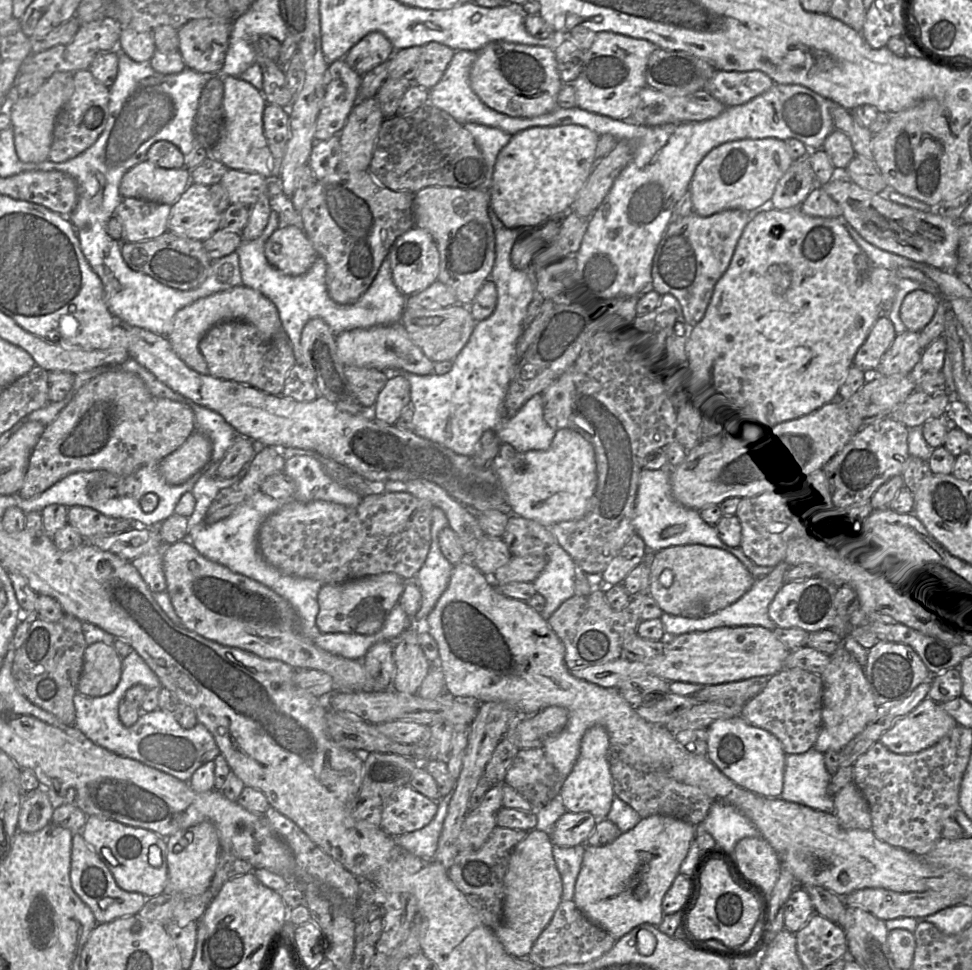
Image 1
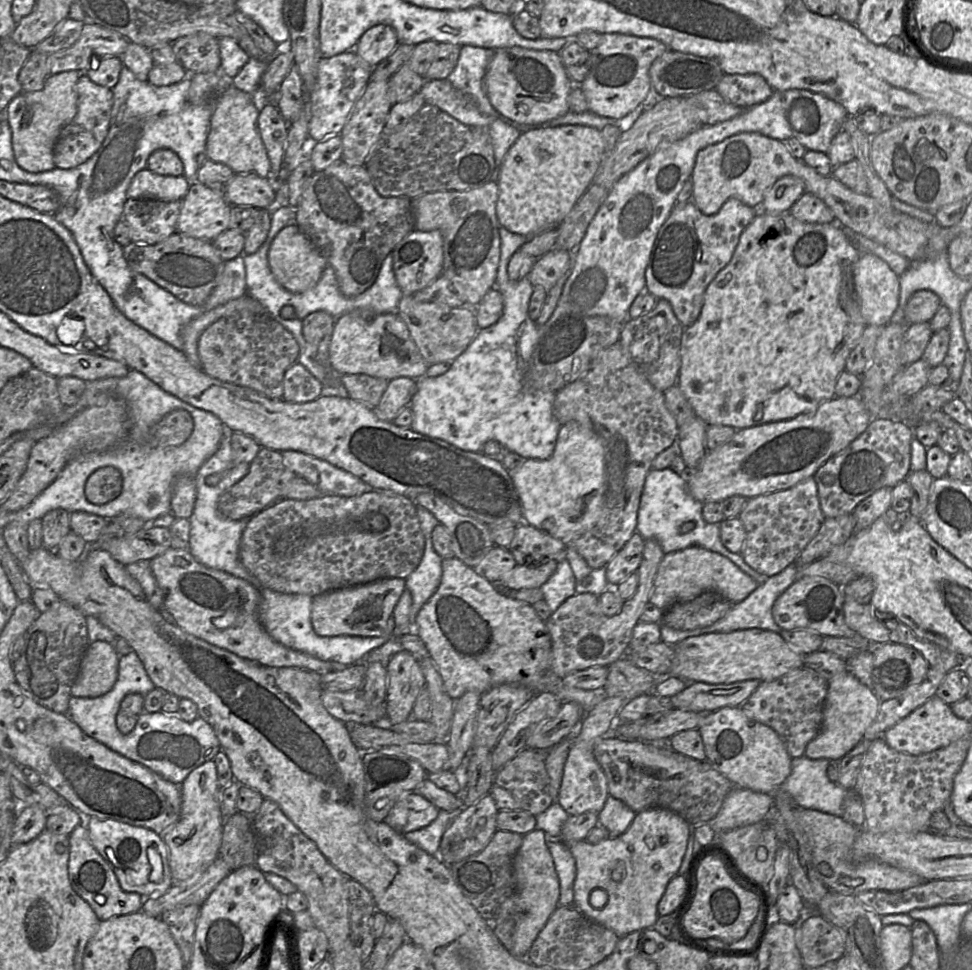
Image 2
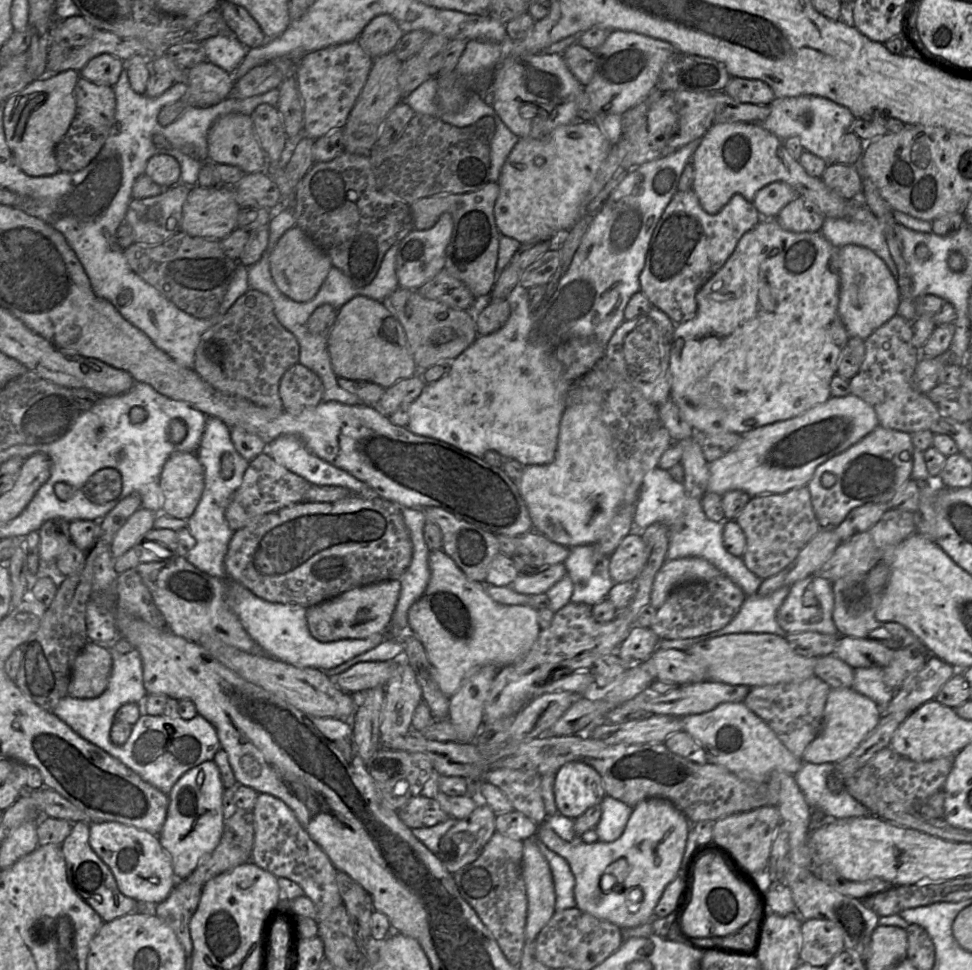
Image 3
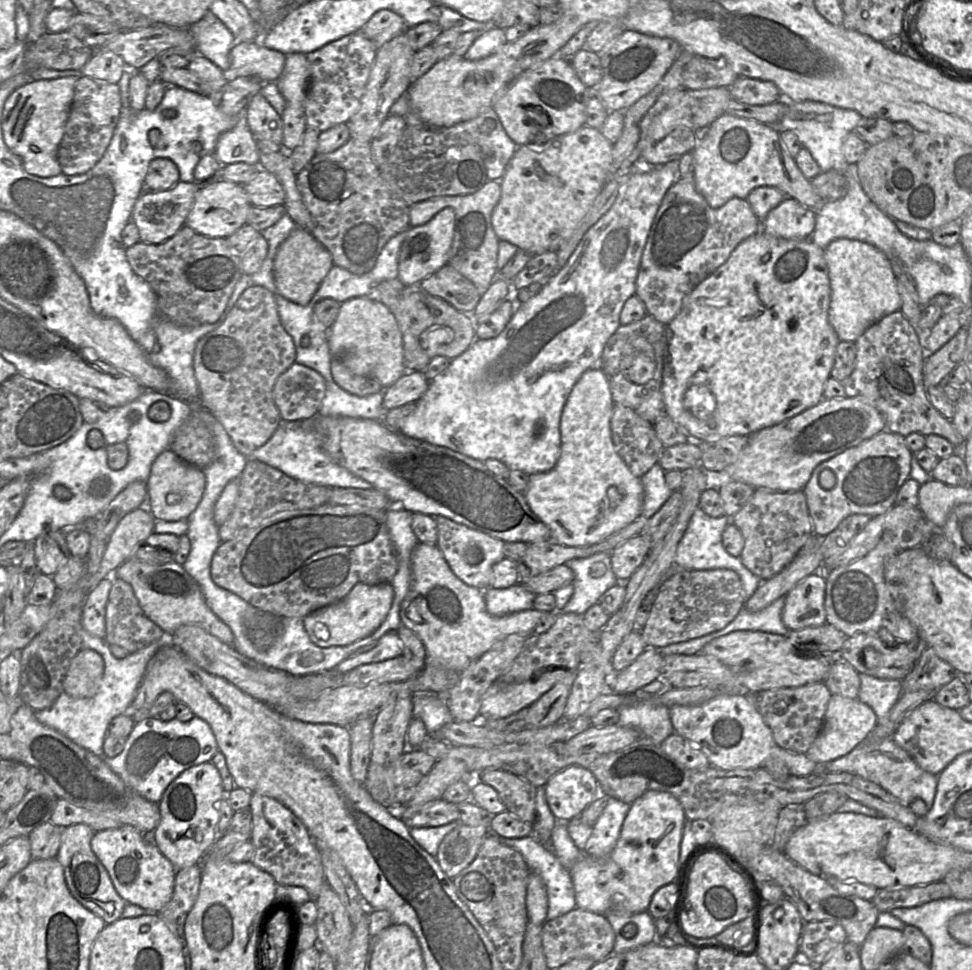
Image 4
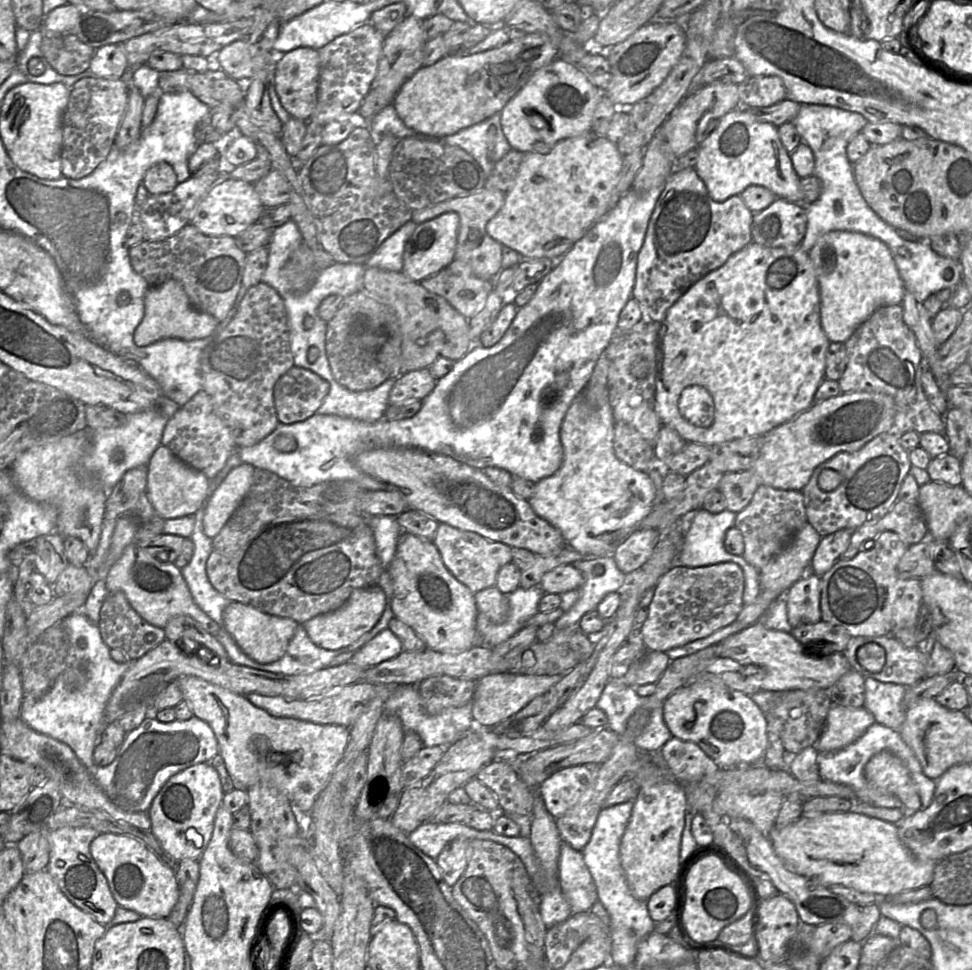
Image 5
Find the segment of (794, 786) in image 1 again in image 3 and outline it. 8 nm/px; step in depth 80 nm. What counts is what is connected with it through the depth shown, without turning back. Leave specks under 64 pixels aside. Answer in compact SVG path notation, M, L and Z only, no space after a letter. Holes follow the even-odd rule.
M803 762L800 770L794 774L795 781L811 810L837 819L871 815L846 789L833 793L828 788L828 776L834 770L835 764L831 762Z

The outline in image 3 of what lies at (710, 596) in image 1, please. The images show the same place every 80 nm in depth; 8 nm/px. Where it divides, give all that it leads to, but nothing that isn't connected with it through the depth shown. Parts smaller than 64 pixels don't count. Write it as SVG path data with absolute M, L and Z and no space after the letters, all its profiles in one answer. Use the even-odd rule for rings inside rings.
M703 558L666 560L653 581L650 604L658 609L676 587L687 583L708 582L721 575L718 568Z

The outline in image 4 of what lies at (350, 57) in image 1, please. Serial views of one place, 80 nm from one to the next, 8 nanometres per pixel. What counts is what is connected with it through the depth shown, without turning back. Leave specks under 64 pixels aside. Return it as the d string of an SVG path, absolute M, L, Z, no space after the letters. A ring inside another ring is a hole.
M388 9L379 10L368 20L360 31L377 48L406 31L404 19Z

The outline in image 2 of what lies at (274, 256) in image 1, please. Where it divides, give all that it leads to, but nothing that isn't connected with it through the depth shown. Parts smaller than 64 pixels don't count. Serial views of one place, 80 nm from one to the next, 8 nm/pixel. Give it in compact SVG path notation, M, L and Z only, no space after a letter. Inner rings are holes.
M295 224L279 231L268 251L268 264L277 282L291 293L303 293L313 288L327 267L325 256Z

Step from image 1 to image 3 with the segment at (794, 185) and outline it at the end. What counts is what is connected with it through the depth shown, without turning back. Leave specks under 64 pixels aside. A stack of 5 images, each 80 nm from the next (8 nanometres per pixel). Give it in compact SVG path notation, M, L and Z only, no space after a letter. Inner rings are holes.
M774 182L760 189L752 203L763 219L772 219L797 196L788 184Z

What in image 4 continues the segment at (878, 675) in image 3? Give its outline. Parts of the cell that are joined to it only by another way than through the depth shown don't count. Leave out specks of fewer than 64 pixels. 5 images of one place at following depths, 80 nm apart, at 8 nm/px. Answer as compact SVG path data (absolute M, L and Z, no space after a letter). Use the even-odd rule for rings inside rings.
M860 674L861 687L858 699L870 706L878 720L887 717L904 692L903 680L881 679Z

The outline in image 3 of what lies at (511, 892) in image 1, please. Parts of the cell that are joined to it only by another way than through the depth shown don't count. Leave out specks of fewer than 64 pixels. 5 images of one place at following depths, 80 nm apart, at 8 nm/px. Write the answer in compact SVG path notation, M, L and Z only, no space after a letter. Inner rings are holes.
M536 836L523 840L522 869L528 899L525 942L533 942L555 913L555 888Z

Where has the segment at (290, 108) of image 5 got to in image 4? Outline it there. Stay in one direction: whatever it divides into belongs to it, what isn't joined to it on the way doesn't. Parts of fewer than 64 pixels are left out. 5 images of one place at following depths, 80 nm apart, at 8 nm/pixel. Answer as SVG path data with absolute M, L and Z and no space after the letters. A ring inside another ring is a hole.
M285 54L284 69L276 81L285 101L293 106L303 106L310 80L310 65L306 54Z

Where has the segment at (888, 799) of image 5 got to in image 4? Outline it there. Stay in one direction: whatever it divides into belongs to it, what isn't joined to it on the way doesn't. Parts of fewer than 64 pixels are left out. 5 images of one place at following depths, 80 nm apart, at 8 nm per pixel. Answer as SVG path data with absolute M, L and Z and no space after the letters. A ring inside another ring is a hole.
M893 737L867 739L848 754L817 765L820 767L820 773L848 772L859 775L878 784L908 807L917 798L923 799L928 807L932 807L933 798L936 796L938 775L924 771L905 749L896 744Z

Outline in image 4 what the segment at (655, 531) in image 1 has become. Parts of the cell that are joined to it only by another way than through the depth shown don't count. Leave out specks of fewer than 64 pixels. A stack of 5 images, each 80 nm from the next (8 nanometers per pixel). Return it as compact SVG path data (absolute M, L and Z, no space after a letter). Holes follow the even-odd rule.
M659 464L653 465L641 478L644 500L641 516L650 519L672 495L665 482L665 471ZM698 506L695 509L687 529L678 544L674 565L687 570L733 570L739 575L741 579L744 596L747 600L754 594L763 580L748 570L741 562L740 557L730 555L723 547L722 533L730 522L731 517L722 515L720 517L713 518L708 516L700 508L700 506Z

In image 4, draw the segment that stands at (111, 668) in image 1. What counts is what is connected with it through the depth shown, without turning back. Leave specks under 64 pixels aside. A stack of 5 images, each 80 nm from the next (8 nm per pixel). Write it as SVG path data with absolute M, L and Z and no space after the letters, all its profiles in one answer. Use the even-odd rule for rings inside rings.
M82 648L72 659L63 681L64 692L74 698L93 697L104 674L104 660L92 649Z

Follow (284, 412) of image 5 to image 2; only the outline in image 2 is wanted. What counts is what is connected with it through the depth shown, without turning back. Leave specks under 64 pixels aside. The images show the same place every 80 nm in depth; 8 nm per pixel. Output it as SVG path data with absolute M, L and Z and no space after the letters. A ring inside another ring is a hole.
M296 362L286 370L283 400L300 404L314 401L322 394L322 384L302 364Z

